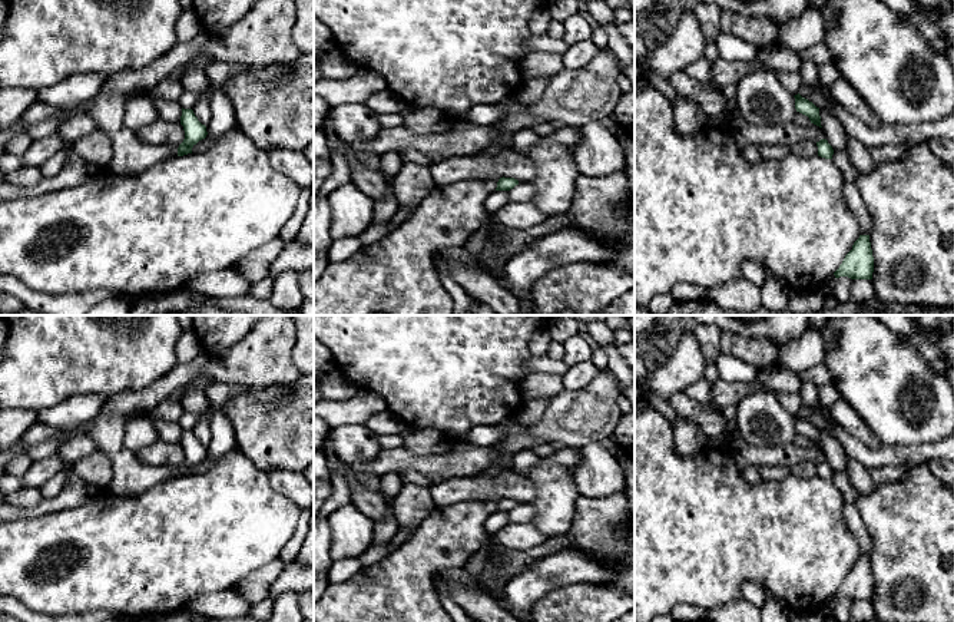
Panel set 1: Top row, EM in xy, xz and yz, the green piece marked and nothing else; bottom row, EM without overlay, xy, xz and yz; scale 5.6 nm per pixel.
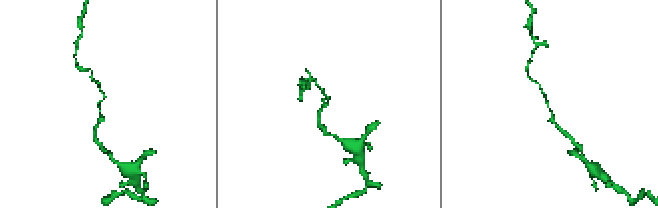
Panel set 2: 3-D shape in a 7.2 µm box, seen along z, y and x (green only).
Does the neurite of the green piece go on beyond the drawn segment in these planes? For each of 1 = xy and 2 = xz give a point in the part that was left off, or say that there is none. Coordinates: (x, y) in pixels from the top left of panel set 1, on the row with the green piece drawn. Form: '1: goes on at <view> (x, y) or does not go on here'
1: does not go on here
2: does not go on here

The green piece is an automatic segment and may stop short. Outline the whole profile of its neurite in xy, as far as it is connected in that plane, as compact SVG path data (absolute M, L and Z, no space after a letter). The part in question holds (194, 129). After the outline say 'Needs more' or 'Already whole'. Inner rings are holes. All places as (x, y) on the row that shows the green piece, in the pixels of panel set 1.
M182 107L180 125L185 130L185 139L178 148L178 156L192 153L192 148L206 138L206 126L195 116L192 109Z. Already whole

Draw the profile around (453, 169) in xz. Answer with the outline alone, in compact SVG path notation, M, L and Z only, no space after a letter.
M516 150L498 156L466 155L450 156L430 165L435 186L447 186L470 179L514 178L530 182L537 168Z

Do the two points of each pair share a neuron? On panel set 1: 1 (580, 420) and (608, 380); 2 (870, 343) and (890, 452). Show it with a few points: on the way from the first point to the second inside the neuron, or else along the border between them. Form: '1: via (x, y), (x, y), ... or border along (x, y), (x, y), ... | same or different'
1: via (590, 410), (603, 390) | same
2: border along (921, 443), (883, 446) | different

